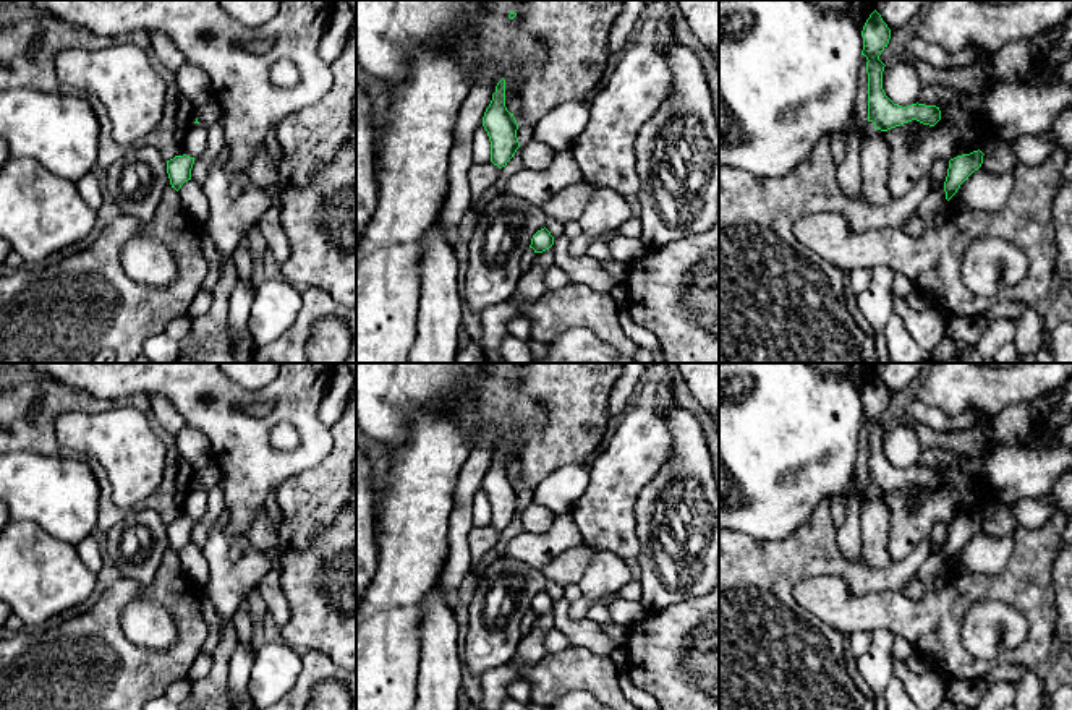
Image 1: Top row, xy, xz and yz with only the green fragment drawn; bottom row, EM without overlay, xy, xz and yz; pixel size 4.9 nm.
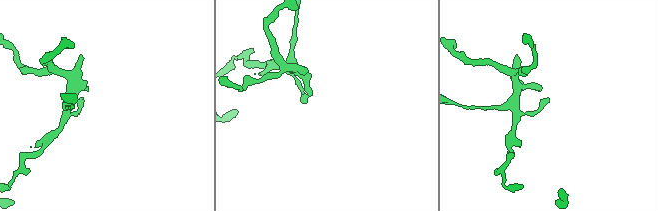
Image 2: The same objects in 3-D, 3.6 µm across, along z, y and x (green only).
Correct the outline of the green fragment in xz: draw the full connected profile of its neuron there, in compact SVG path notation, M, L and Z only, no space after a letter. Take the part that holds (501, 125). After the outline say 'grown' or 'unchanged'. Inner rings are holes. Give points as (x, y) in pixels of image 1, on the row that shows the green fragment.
M502 78L492 101L484 112L483 126L491 141L491 162L499 169L505 167L520 148L517 130L518 123L505 107L505 79Z | unchanged

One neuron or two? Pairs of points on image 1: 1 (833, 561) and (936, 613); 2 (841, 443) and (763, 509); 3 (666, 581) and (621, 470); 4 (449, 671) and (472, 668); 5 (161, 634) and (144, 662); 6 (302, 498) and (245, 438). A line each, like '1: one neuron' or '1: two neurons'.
1: two neurons
2: one neuron
3: two neurons
4: two neurons
5: two neurons
6: two neurons

